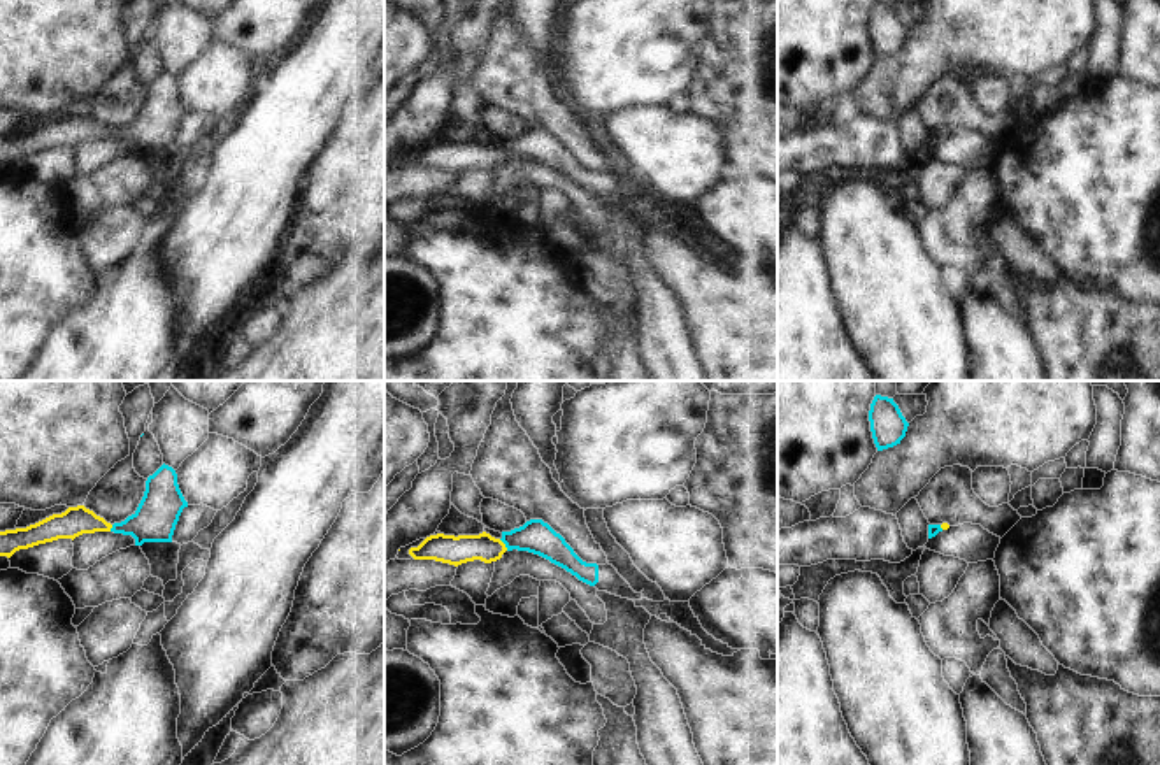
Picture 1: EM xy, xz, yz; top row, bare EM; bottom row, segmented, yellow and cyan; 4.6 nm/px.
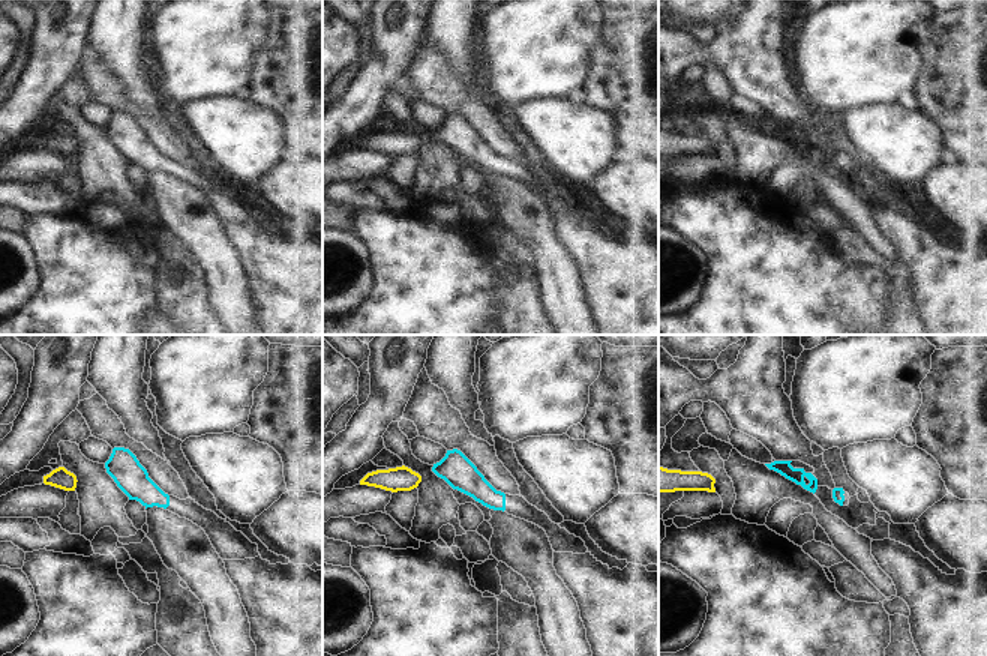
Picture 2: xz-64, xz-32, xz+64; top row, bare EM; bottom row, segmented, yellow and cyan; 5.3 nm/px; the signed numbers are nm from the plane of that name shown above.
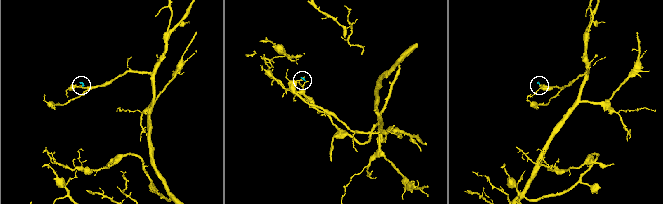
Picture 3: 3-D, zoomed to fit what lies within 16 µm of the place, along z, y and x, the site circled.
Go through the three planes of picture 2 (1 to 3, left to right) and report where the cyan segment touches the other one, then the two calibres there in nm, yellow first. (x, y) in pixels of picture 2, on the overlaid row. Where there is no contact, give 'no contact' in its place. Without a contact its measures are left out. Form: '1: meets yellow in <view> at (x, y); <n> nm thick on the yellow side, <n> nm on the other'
1: no contact
2: no contact
3: no contact

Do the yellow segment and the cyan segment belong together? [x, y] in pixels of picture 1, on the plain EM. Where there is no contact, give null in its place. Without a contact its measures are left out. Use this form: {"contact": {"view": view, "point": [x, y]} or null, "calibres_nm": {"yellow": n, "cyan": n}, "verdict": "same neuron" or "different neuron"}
{"contact": {"view": "xz", "point": [504, 151]}, "calibres_nm": {"yellow": 130, "cyan": 150}, "verdict": "same neuron"}

